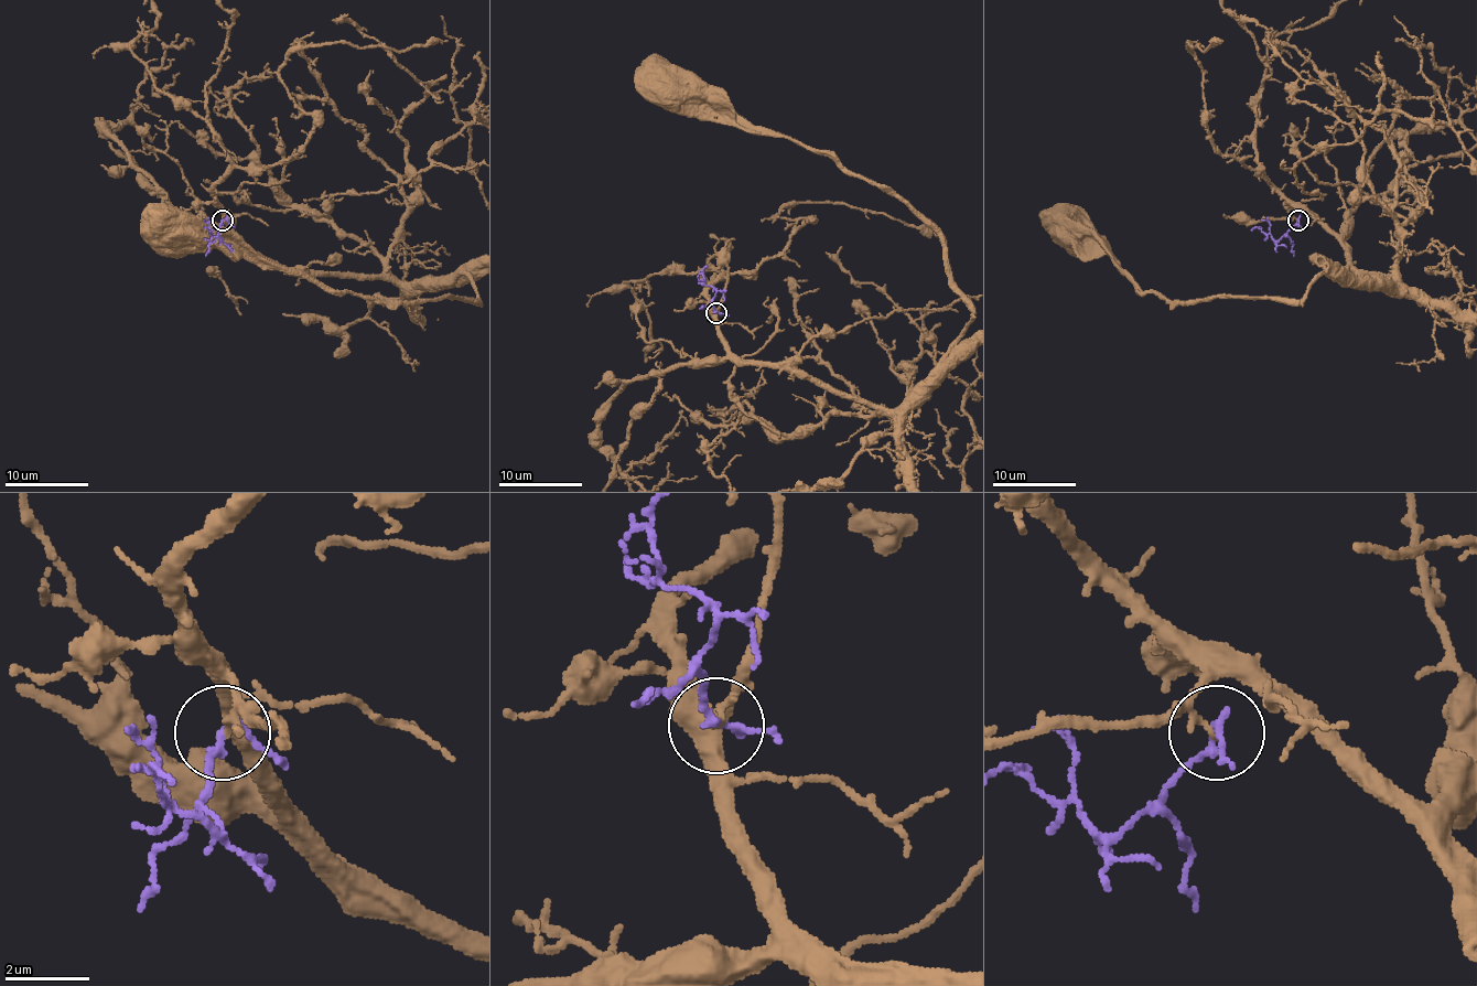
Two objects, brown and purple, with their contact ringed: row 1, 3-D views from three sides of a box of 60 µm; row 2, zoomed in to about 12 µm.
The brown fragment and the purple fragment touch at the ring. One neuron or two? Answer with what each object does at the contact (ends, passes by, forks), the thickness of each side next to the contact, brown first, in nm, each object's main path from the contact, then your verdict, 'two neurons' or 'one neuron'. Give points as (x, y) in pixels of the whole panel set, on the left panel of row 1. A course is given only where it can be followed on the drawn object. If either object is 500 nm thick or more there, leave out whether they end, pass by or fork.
brown passes by; purple passes by; calibres 110 and 190 nm; course brown (222, 221), (224, 211), (247, 246), (287, 267), (403, 281), (464, 274), (480, 300), (336, 292), (166, 225); course purple (222, 221), (222, 239), (211, 233), (208, 227), (213, 229); two neurons

